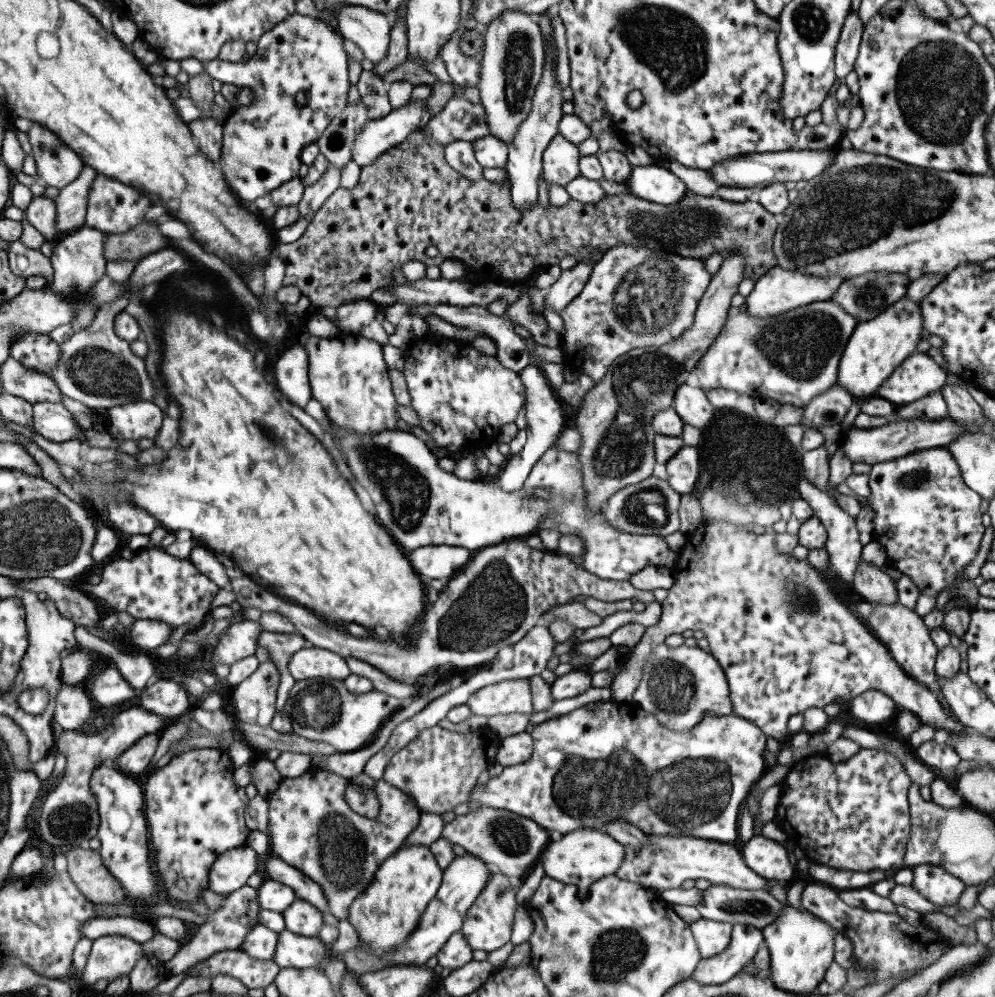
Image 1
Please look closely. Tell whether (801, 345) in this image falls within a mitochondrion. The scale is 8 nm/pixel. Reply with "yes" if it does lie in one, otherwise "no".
yes

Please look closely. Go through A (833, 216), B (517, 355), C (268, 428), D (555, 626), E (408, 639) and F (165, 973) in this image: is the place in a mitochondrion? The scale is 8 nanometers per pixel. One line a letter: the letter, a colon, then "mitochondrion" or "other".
A: mitochondrion
B: other
C: mitochondrion
D: other
E: other
F: other

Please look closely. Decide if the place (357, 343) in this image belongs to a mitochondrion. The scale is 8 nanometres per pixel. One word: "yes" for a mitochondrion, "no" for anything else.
no

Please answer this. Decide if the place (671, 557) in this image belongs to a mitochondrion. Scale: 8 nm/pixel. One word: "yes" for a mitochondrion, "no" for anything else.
no

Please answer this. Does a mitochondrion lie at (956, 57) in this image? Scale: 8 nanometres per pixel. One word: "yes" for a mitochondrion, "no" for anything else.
yes

